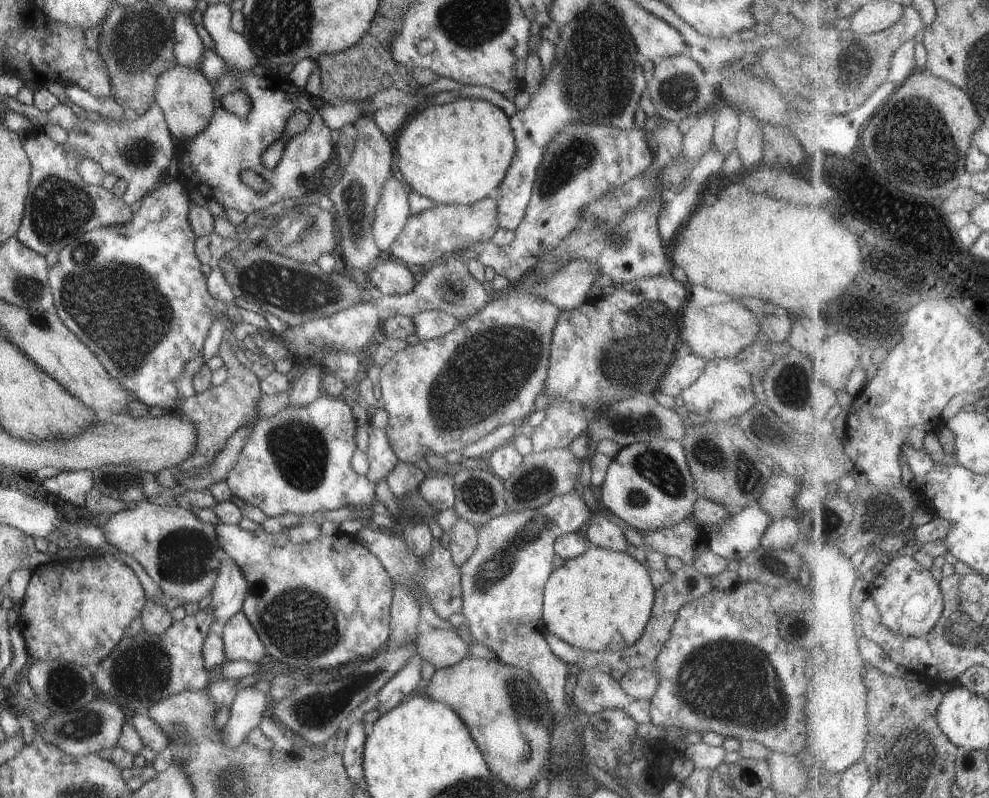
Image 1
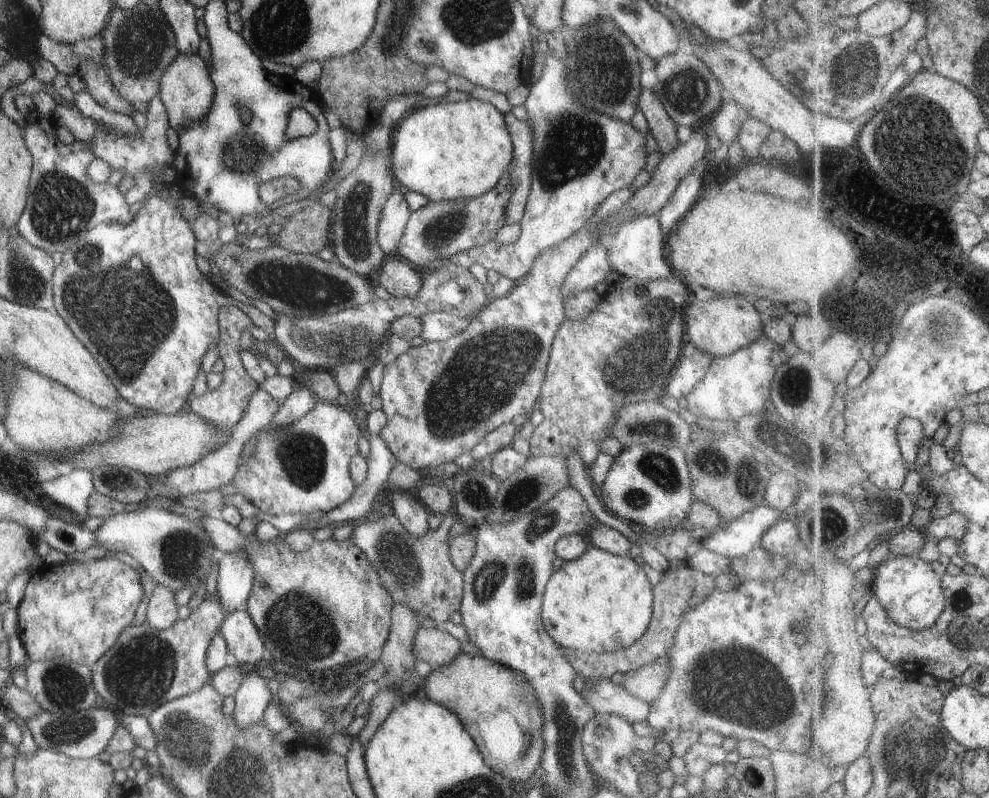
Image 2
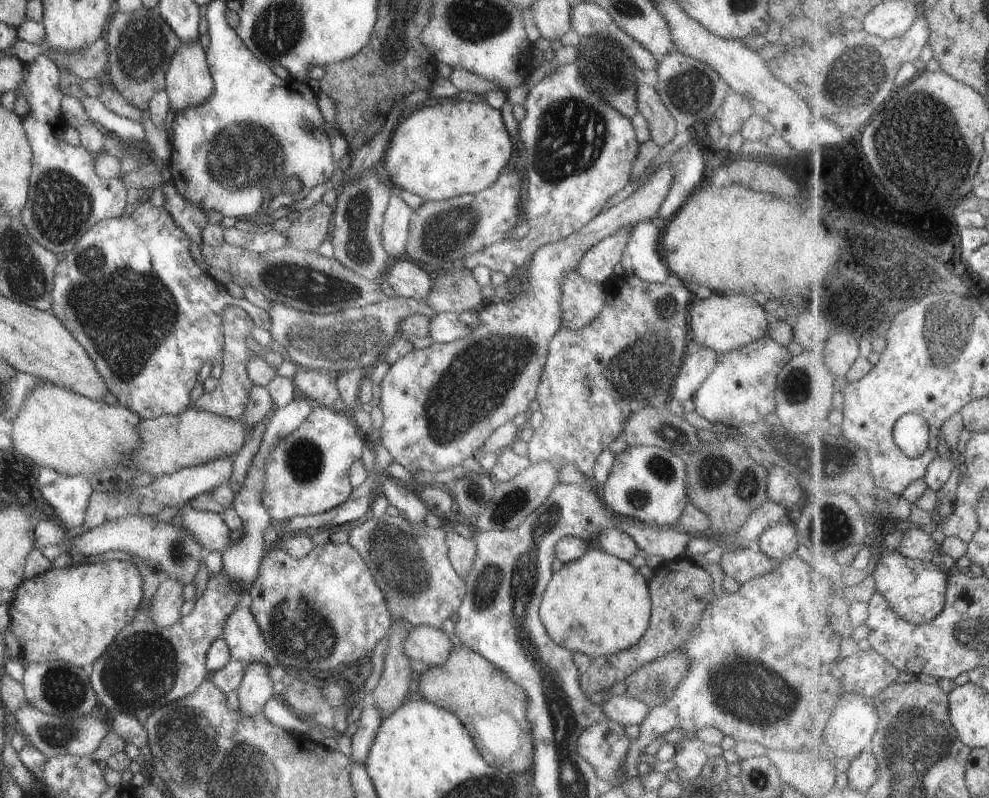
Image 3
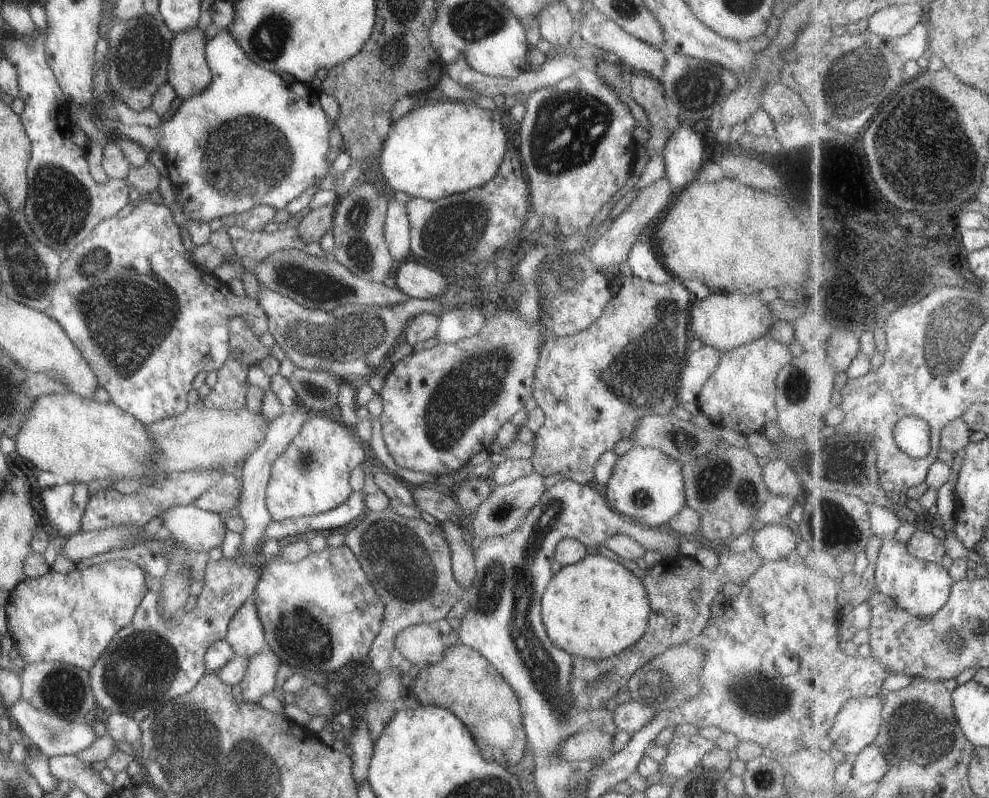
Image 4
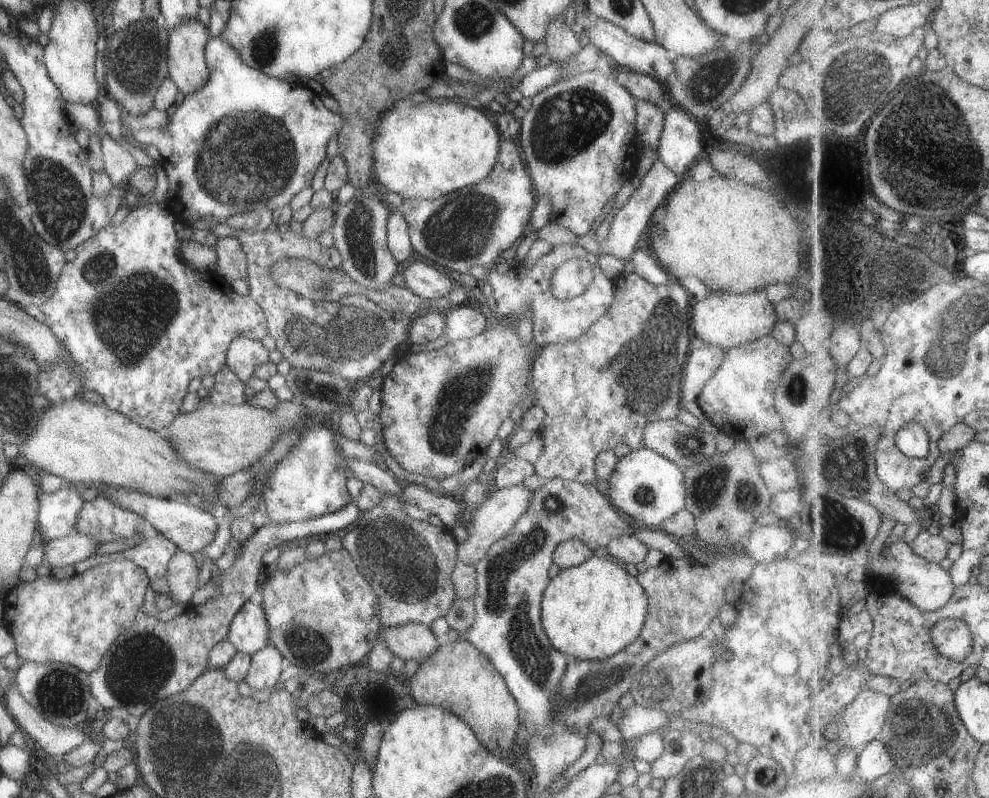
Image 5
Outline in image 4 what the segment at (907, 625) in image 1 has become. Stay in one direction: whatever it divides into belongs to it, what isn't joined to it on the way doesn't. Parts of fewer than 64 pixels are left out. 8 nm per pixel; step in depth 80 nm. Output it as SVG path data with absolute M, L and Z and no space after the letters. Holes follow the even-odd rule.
M873 504L870 506L870 515L873 530L883 538L883 547L876 562L876 592L892 596L898 605L908 610L915 618L929 618L932 614L939 612L952 596L955 580L950 572L940 563L930 563L913 556L907 544L895 538L895 532L904 523L898 514Z

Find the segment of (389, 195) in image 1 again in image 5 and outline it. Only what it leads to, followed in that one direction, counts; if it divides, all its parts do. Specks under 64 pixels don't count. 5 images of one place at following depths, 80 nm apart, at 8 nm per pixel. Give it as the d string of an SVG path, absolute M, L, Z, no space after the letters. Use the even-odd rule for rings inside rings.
M389 208L386 220L386 247L396 263L402 267L409 262L414 250L408 239L408 228L399 208Z

